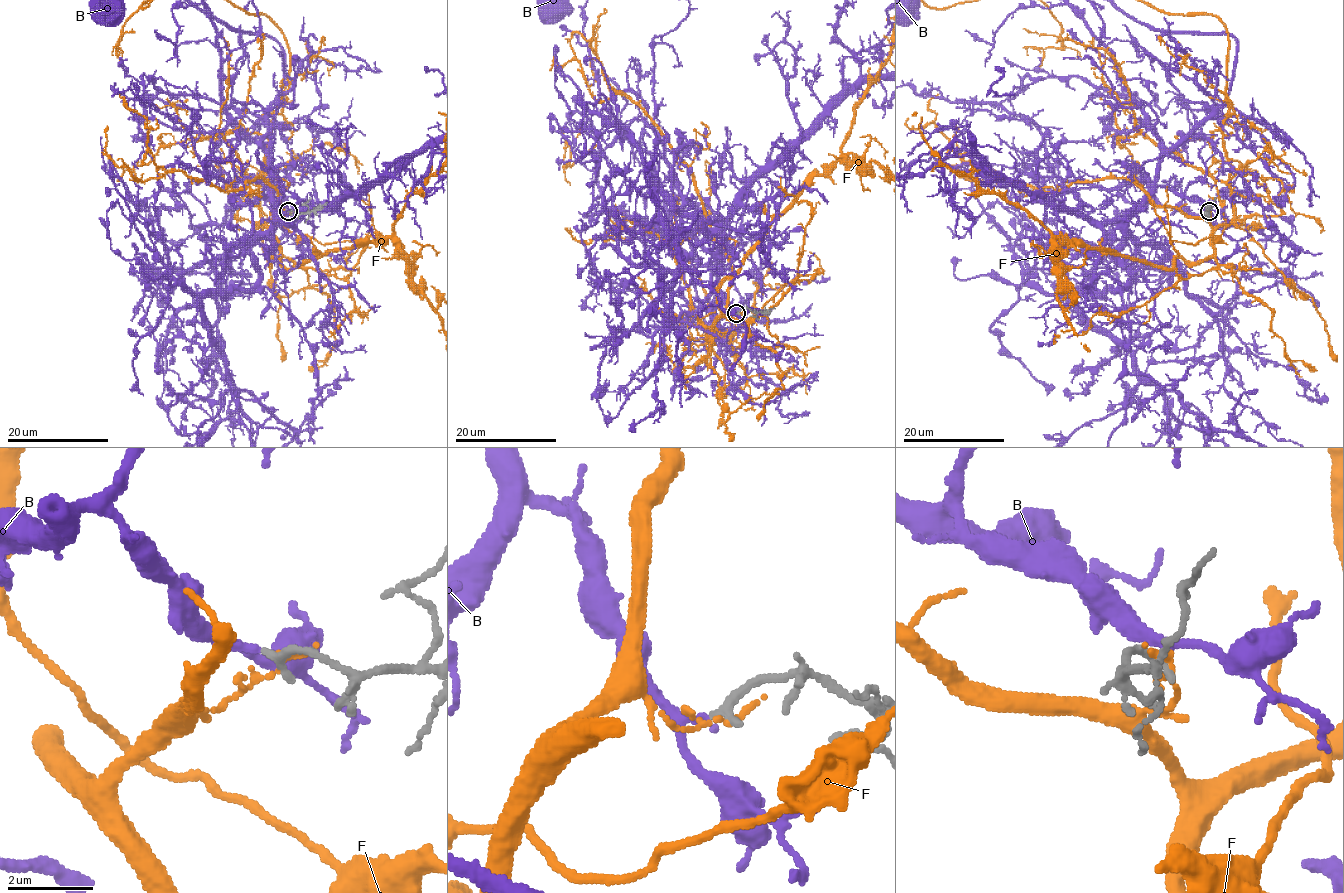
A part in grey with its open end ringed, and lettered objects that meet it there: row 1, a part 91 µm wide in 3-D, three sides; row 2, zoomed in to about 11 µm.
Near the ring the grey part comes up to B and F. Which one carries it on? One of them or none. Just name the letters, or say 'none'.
B

